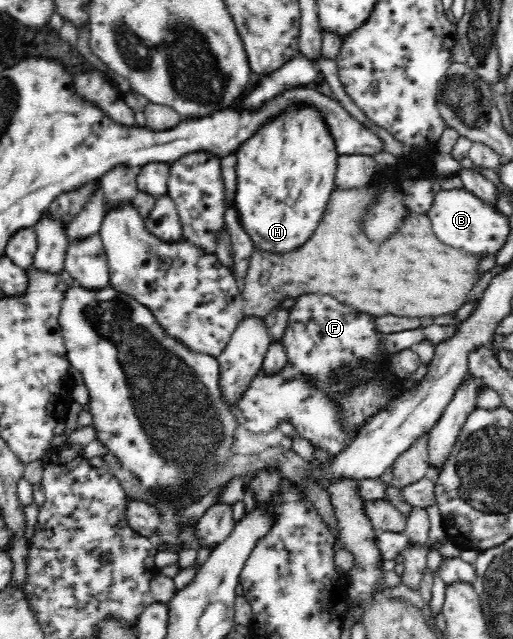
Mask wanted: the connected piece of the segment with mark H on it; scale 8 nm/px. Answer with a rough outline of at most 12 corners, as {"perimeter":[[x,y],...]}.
{"perimeter":[[293,105],[236,151],[234,208],[253,247],[317,229],[338,156]]}

